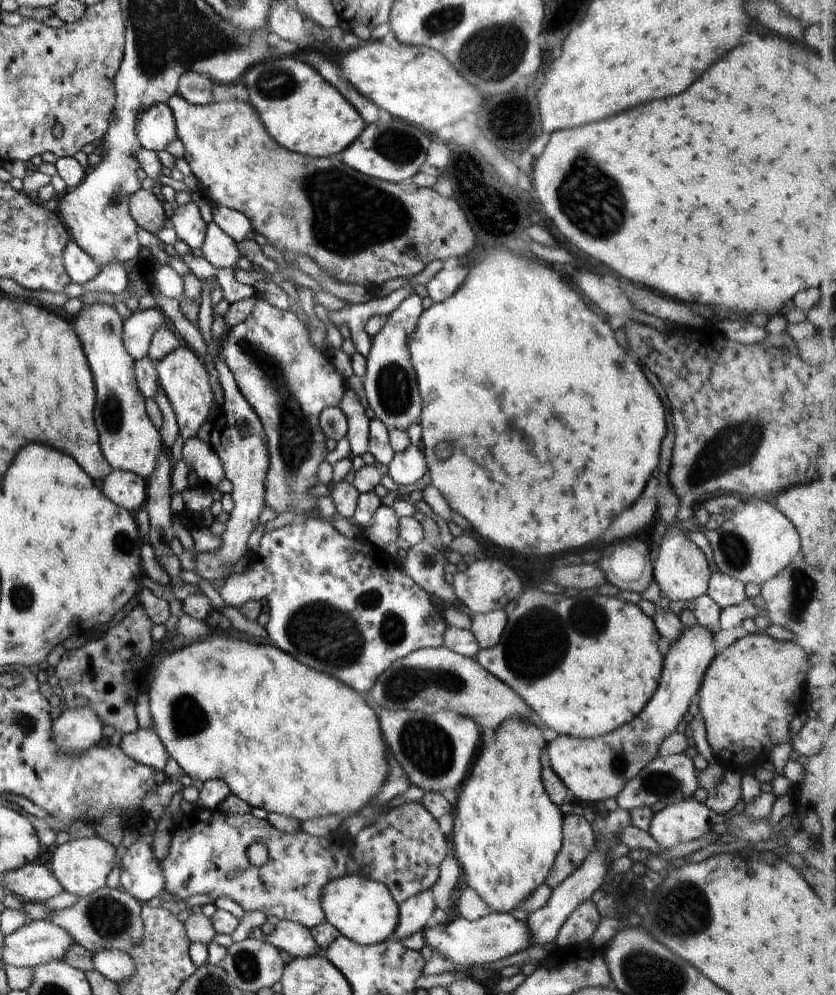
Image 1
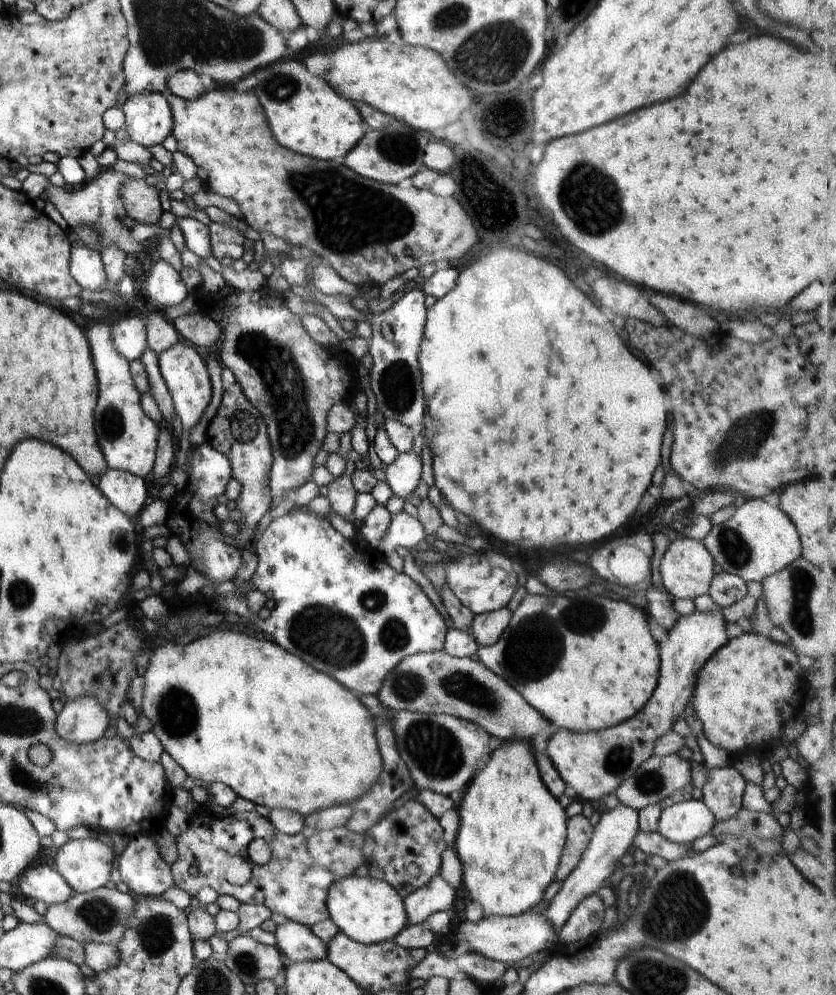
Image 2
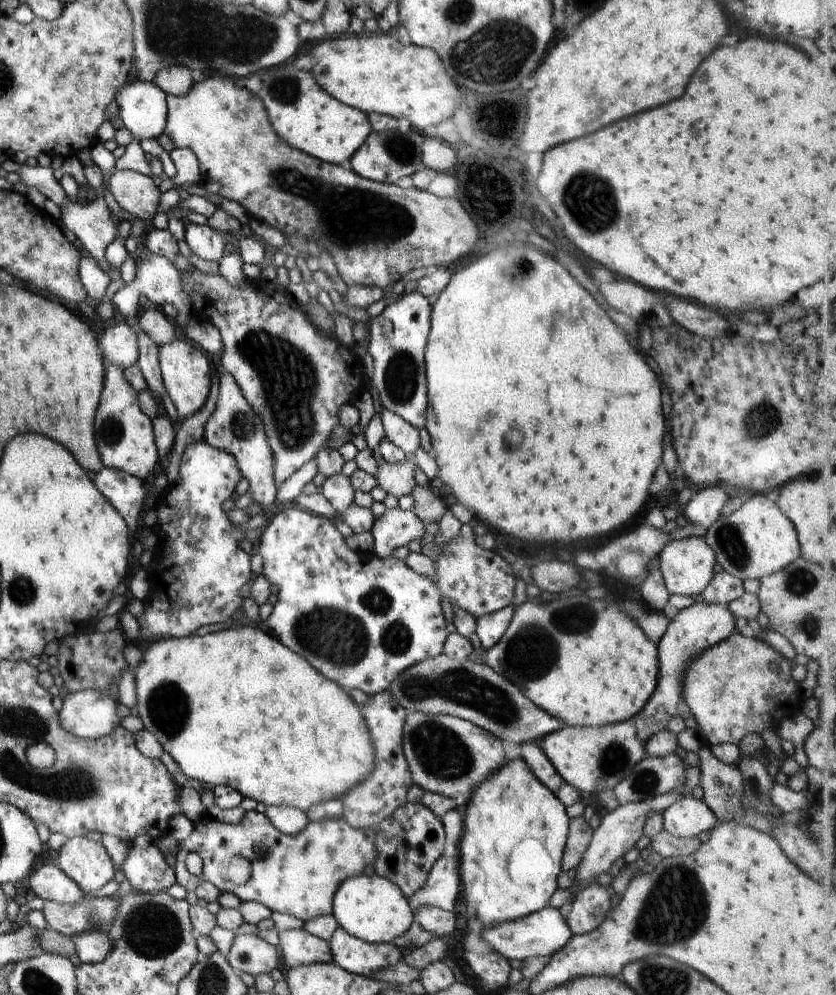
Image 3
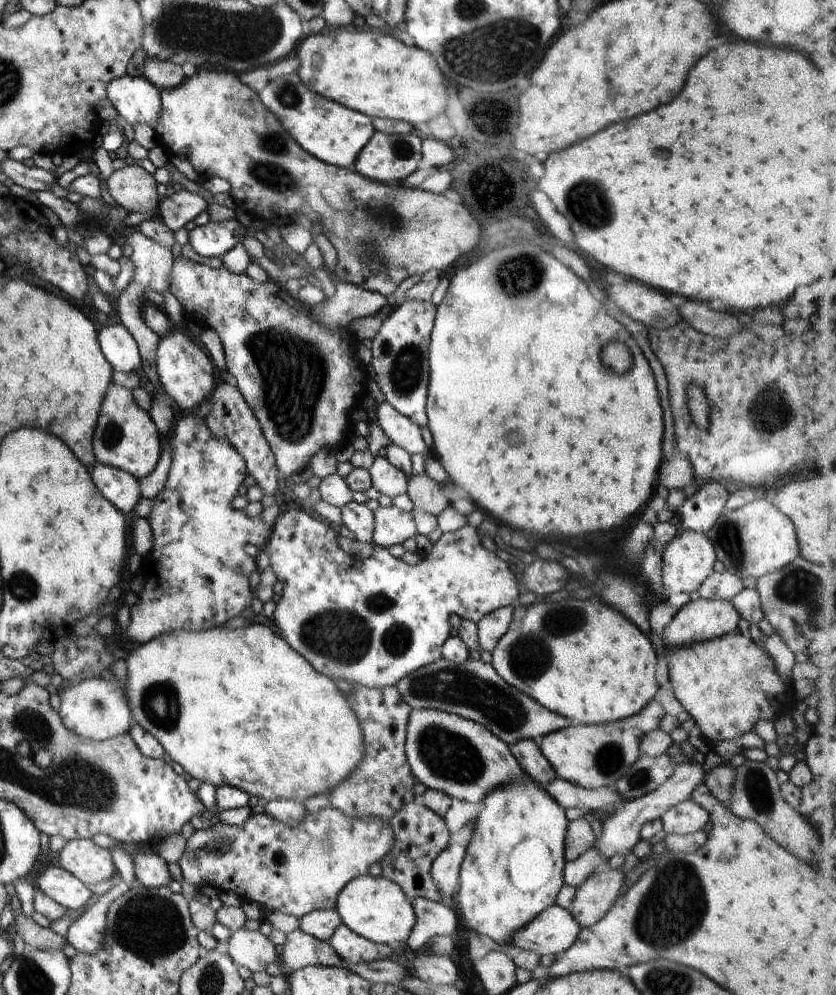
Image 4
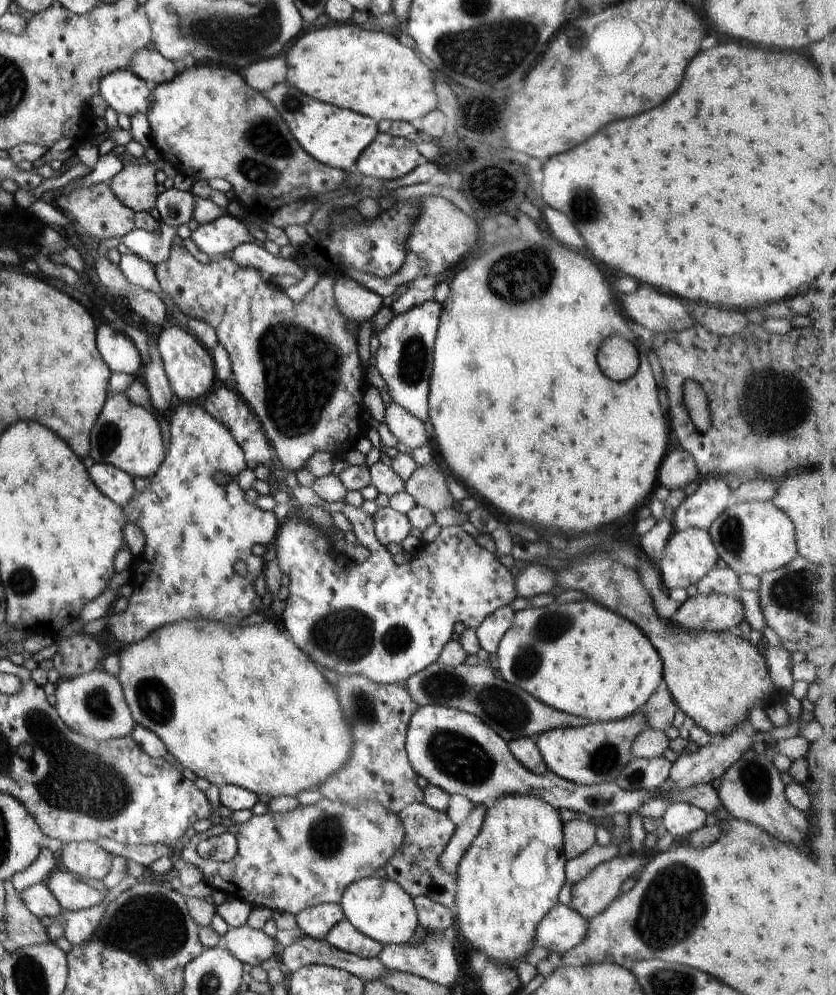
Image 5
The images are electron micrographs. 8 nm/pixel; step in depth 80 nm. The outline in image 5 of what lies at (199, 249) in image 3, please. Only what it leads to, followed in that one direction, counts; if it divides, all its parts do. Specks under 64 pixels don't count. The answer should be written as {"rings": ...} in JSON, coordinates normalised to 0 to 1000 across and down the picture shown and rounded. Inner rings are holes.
{"rings":[[[273,215],[249,225],[232,226],[228,240],[244,255],[262,259],[288,245],[301,244],[305,236],[294,228],[293,222]]]}

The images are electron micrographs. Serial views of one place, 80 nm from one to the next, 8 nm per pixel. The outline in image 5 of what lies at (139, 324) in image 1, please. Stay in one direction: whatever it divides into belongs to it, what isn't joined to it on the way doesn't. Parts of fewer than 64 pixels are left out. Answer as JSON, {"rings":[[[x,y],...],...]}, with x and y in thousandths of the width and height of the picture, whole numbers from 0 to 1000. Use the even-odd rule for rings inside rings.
{"rings":[[[123,326],[116,330],[116,349],[134,374],[163,377],[170,367],[158,341],[132,327]]]}

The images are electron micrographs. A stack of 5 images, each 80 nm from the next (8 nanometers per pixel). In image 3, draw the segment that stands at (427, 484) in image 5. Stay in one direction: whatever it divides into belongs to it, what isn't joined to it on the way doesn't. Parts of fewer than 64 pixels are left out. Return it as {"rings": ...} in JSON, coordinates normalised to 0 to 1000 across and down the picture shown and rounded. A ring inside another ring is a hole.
{"rings":[[[517,487],[508,490],[496,488],[493,493],[493,501],[495,502],[495,511],[493,515],[507,526],[524,527],[528,519],[537,510],[538,504],[530,497],[519,498]]]}

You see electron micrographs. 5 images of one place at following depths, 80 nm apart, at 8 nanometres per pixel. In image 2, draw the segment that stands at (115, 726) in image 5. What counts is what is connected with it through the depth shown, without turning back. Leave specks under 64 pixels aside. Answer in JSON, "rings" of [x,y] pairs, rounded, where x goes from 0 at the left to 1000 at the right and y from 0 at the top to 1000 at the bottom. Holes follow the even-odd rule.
{"rings":[[[108,701],[77,708],[66,724],[67,736],[83,747],[109,747],[124,741],[130,718]]]}

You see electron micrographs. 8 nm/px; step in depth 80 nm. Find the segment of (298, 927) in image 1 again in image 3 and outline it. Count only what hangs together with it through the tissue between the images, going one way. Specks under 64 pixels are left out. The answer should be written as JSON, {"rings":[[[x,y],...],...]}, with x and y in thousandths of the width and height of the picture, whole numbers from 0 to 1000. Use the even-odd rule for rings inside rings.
{"rings":[[[364,932],[331,937],[344,975],[353,971],[400,968],[391,946],[367,938]]]}

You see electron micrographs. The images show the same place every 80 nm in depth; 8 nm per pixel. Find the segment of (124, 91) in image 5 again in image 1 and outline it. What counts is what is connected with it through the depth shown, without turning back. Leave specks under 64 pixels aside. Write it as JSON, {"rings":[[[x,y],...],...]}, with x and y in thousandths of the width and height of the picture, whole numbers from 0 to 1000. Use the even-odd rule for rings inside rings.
{"rings":[[[196,104],[166,114],[163,131],[170,149],[182,153],[199,151],[199,147],[213,139],[207,113]]]}

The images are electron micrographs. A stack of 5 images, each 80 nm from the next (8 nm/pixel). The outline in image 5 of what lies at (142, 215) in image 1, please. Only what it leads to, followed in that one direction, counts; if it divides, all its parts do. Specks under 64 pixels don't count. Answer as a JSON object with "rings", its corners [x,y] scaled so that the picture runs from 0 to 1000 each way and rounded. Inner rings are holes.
{"rings":[[[191,160],[184,164],[178,163],[176,166],[159,166],[150,165],[147,170],[133,179],[129,183],[133,189],[134,195],[154,210],[160,213],[177,213],[185,214],[185,207],[188,202],[188,197],[190,196],[187,191],[189,184],[184,179],[187,172],[194,171],[200,179],[207,180],[212,175],[212,171],[203,165],[201,161]]]}

